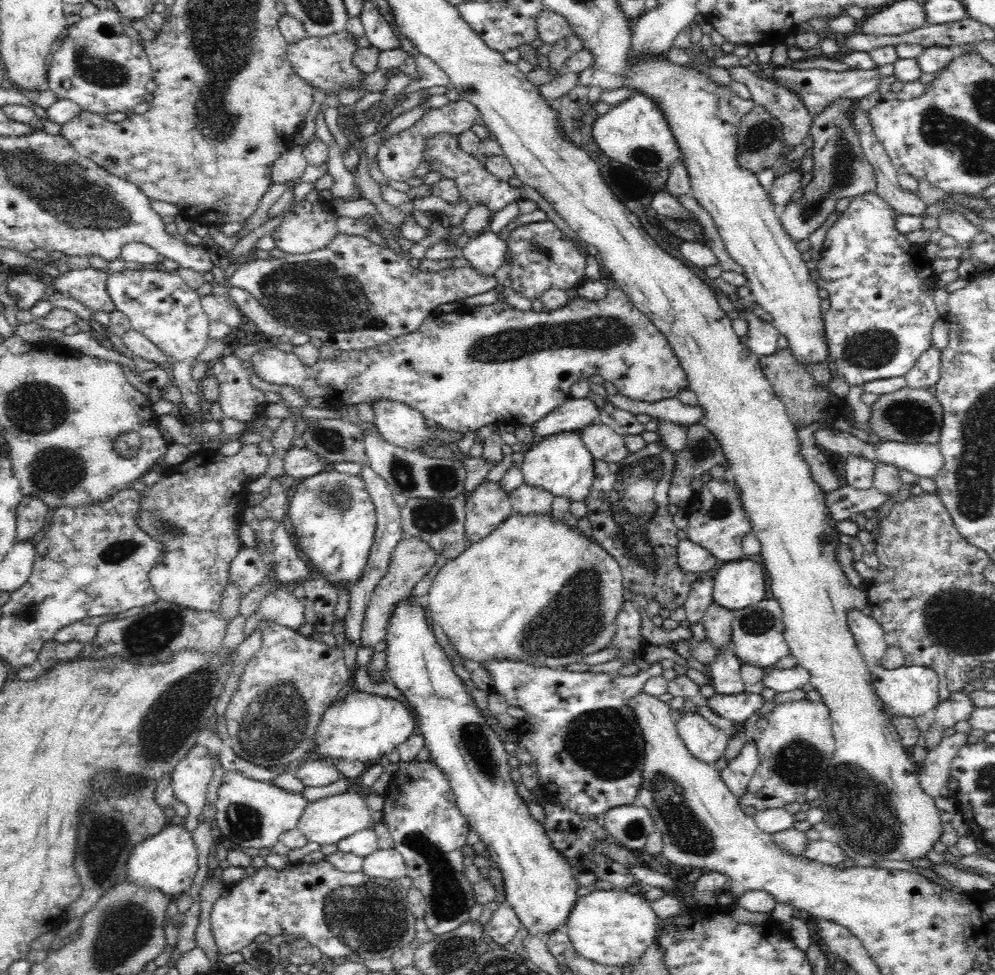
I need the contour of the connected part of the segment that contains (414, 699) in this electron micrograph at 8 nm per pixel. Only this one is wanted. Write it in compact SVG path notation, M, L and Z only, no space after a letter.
M409 595L402 602L396 602L384 641L387 678L406 696L406 705L417 719L416 732L424 737L428 746L429 760L436 763L442 774L448 777L450 787L456 795L456 807L466 817L470 830L480 835L480 848L494 861L495 867L501 870L506 904L515 910L521 926L528 929L530 936L546 938L550 932L566 926L566 920L579 897L576 891L580 885L574 877L578 870L570 866L568 858L564 858L551 845L543 824L530 815L527 804L516 792L518 781L512 776L512 769L507 764L508 752L504 749L504 743L497 732L483 720L472 693L466 689L467 683L454 673L448 654L443 649L443 642L438 640L427 623L422 597L413 598Z

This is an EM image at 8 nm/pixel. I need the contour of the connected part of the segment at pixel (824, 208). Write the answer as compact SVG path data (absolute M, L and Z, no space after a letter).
M839 99L822 108L810 124L809 134L813 138L813 167L806 179L804 194L799 202L792 201L778 215L786 235L794 242L808 239L810 234L820 228L821 224L834 212L840 198L854 198L868 192L875 192L877 178L875 170L864 154L861 140L852 124L849 112L859 106L858 101Z

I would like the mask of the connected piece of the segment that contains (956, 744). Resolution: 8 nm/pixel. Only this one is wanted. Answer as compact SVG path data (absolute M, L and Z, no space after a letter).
M956 731L927 752L919 770L919 783L926 794L934 798L946 794L946 785L951 778L951 762L956 758L960 747L968 742L968 736L968 733Z

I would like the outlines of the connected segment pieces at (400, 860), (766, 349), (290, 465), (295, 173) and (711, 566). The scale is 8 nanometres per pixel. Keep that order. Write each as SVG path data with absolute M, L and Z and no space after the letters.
M395 848L378 849L363 859L362 872L366 877L394 880L407 876L405 858Z
M746 308L740 312L740 317L748 322L748 340L747 347L758 357L765 357L774 354L778 348L778 329L769 323L760 319L756 313L751 312L752 308Z
M292 446L285 457L284 470L286 475L292 476L292 478L302 478L302 480L310 478L329 467L324 460L308 448L301 449Z
M315 135L304 145L293 144L291 148L286 149L274 161L272 165L272 174L270 174L271 184L286 184L290 180L301 178L308 166L308 161L304 157L303 149L312 139L319 139Z
M690 539L679 540L677 551L679 566L687 574L713 573L719 566L711 552Z

